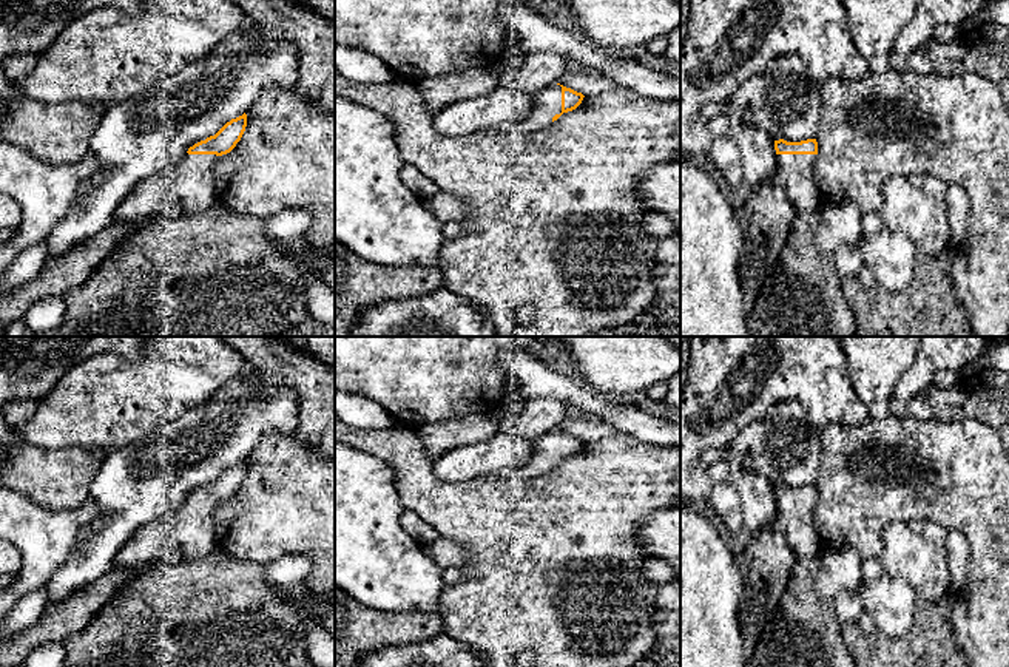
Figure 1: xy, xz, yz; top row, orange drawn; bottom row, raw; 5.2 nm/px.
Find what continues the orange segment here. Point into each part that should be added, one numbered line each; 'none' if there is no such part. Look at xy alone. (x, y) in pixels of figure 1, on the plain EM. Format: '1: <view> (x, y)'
1: xy (190, 528)

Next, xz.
1: xz (548, 448)

